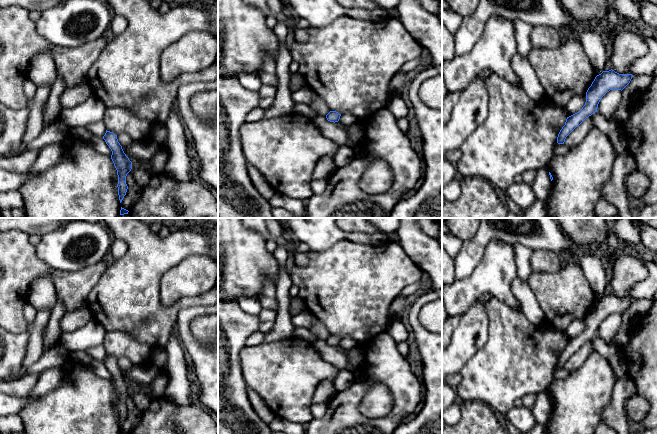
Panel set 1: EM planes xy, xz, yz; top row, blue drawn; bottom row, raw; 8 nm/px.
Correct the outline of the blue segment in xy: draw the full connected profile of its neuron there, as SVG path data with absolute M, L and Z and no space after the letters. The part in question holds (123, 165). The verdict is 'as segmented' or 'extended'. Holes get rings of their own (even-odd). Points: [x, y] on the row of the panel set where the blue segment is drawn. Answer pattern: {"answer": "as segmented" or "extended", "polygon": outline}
{"answer": "as segmented", "polygon": "M106 130L103 139L105 140L106 144L112 151L111 159L117 170L118 175L117 187L119 200L121 203L128 189L128 186L126 184L126 176L132 169L132 162L124 153L122 146L118 142L117 135L115 135L113 132Z"}

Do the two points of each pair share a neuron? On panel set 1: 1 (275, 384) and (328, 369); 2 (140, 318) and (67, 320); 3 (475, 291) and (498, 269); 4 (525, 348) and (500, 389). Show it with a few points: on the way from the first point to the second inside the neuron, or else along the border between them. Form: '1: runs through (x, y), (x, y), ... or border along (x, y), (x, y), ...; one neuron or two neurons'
1: runs through (288, 371), (291, 369), (315, 369); one neuron
2: border along (87, 306), (93, 317); two neurons
3: runs through (481, 285), (492, 275); one neuron
4: runs through (517, 358), (500, 375), (500, 379); one neuron

